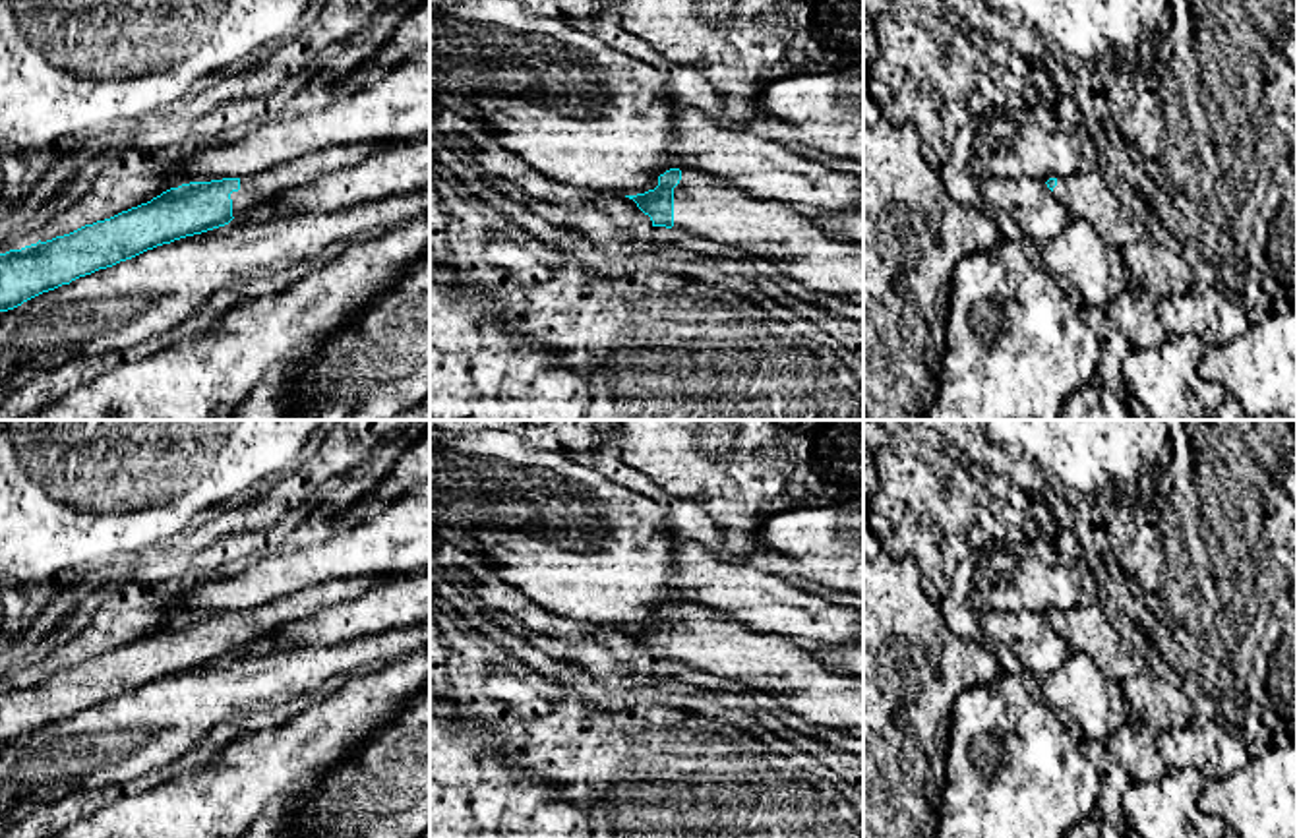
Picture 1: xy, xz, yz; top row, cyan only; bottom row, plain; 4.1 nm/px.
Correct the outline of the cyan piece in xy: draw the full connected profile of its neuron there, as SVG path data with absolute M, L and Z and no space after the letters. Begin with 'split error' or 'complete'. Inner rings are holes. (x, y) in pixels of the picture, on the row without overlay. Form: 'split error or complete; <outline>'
split error; M385 575L321 583L244 612L190 615L70 668L0 687L0 745L174 673L244 650L283 625L362 596Z

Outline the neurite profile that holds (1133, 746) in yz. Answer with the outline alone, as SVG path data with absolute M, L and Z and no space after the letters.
M1131 714L1107 741L1107 753L1123 764L1132 782L1158 782L1169 770L1156 747L1158 730Z

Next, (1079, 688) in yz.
M1086 652L1041 679L1043 703L1065 710L1092 741L1105 743L1131 716L1121 683L1109 679Z

